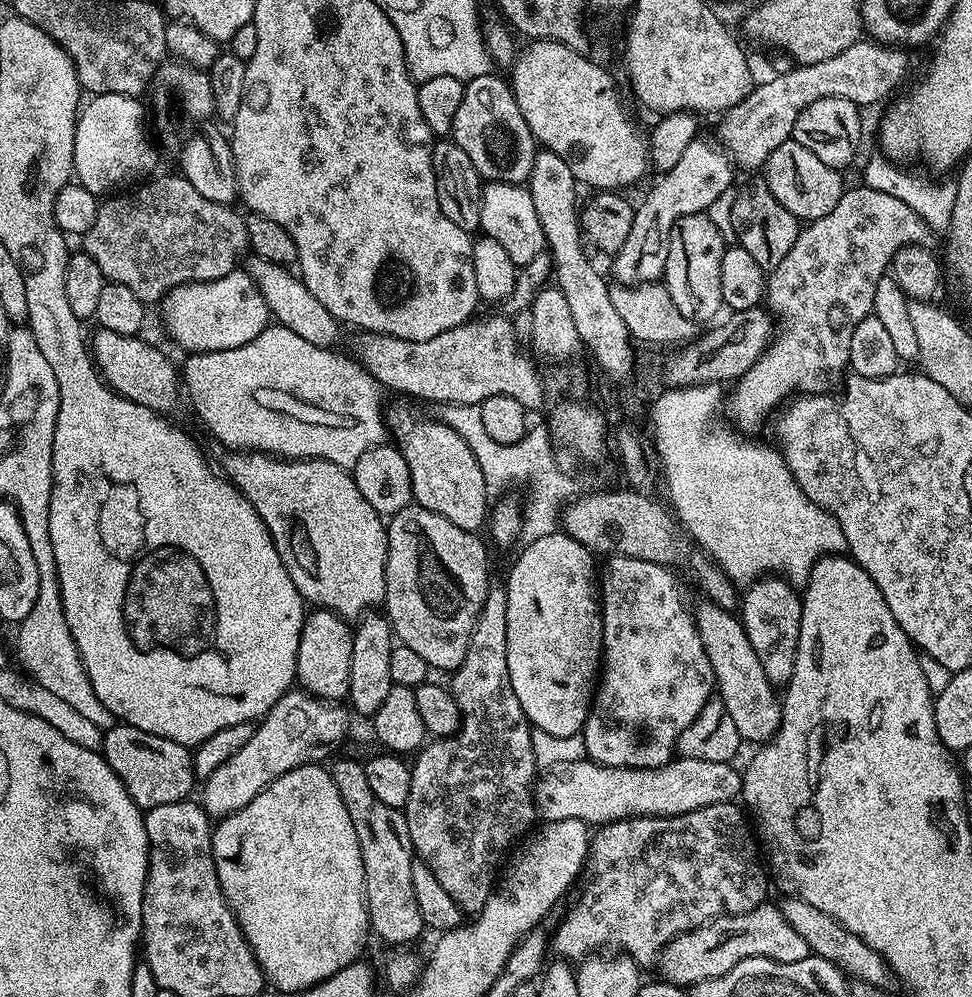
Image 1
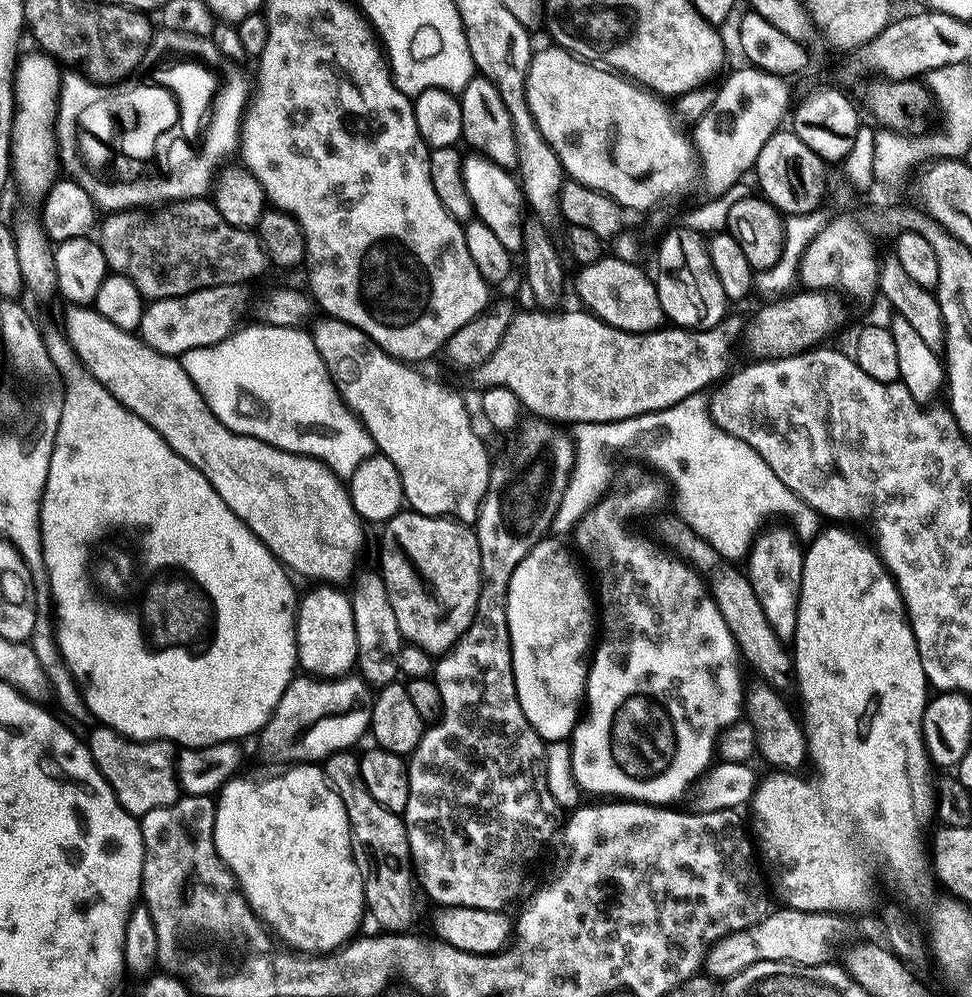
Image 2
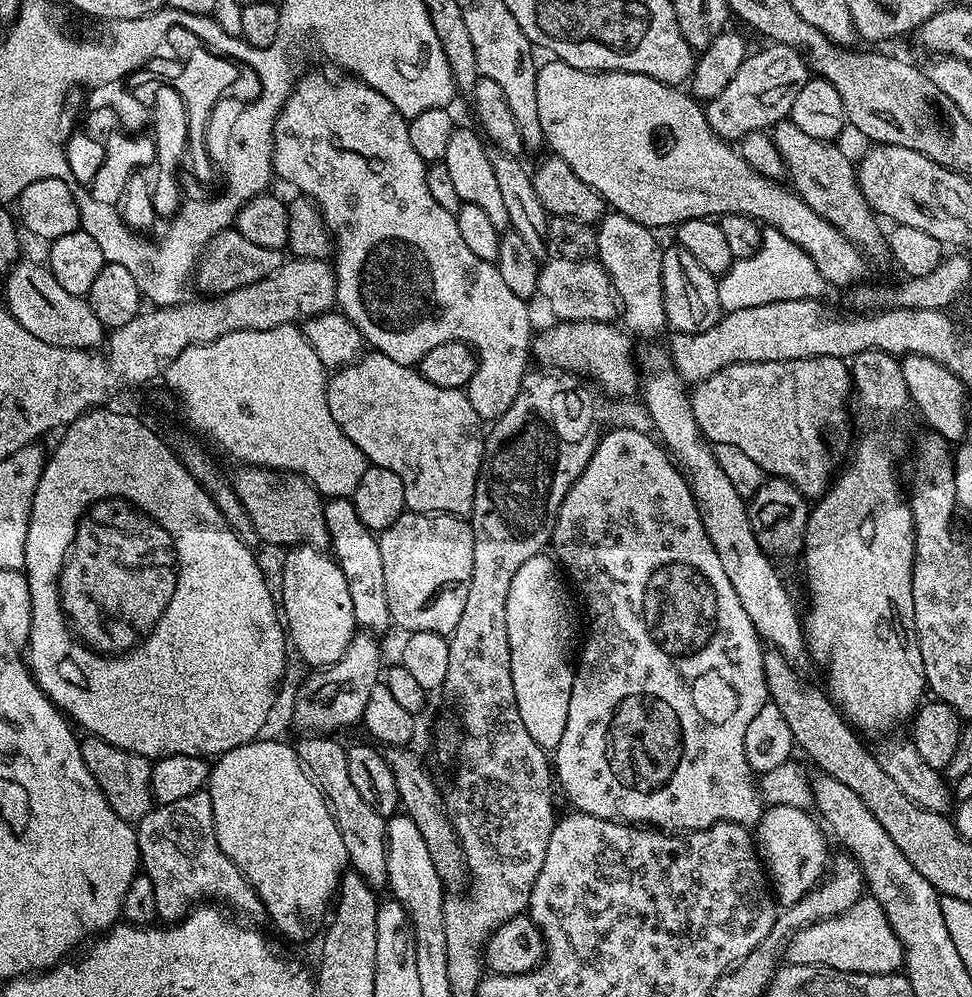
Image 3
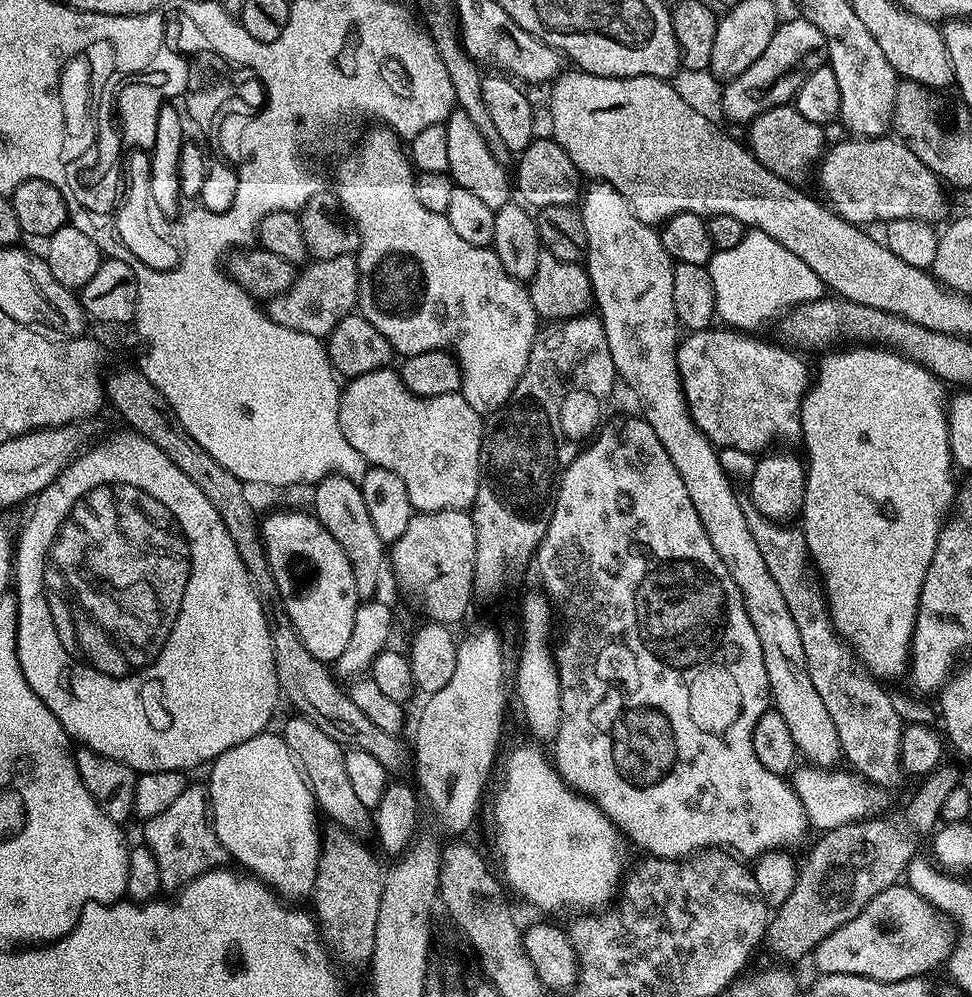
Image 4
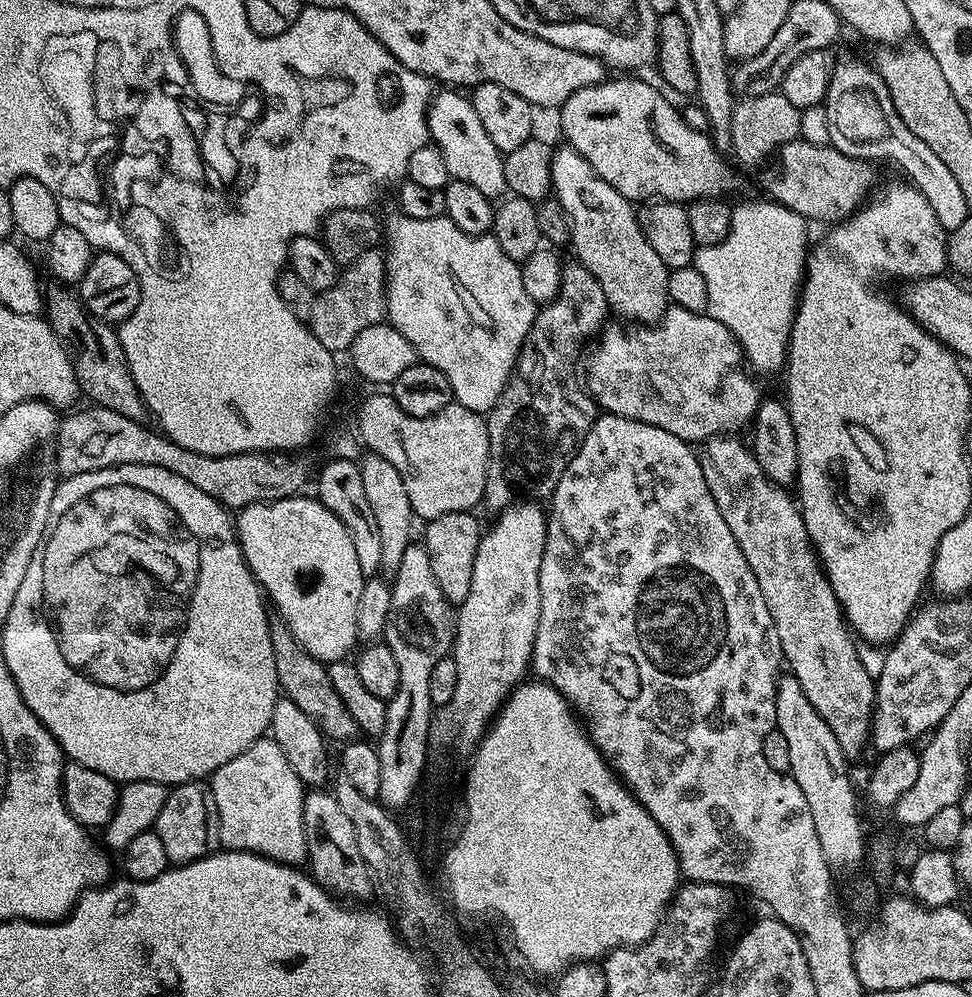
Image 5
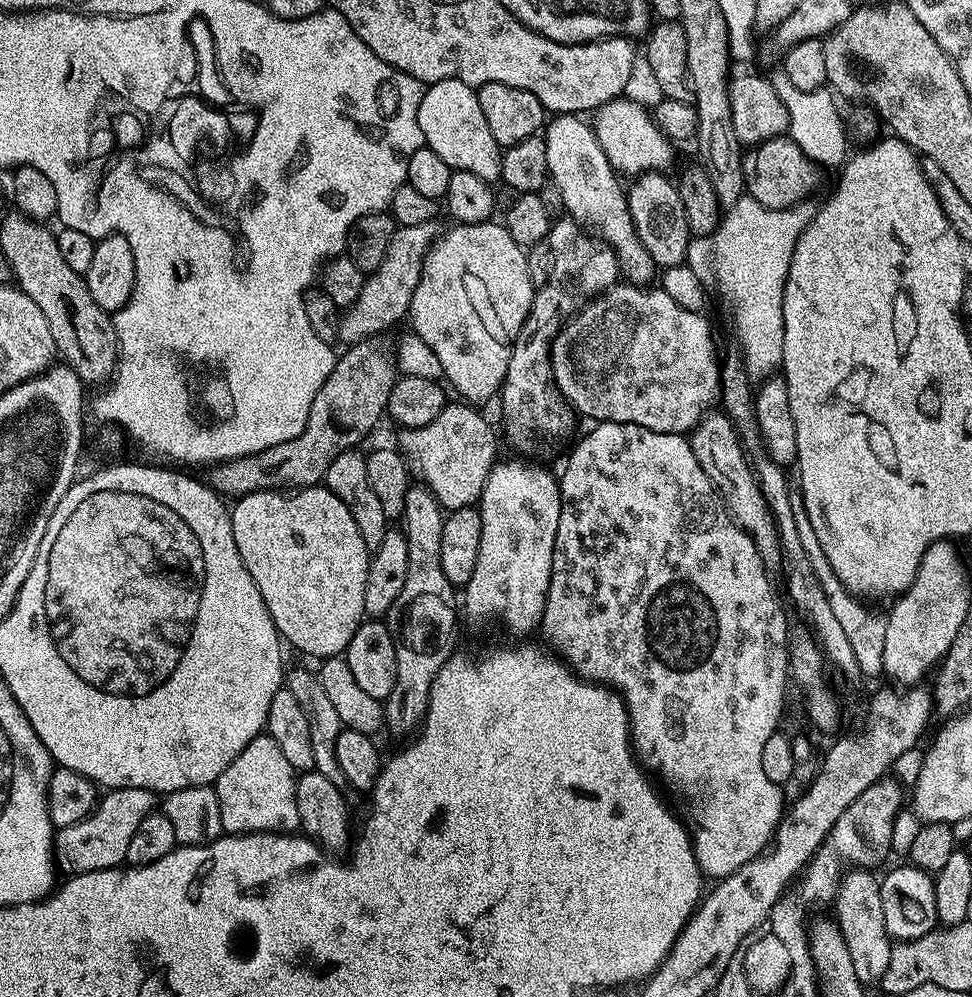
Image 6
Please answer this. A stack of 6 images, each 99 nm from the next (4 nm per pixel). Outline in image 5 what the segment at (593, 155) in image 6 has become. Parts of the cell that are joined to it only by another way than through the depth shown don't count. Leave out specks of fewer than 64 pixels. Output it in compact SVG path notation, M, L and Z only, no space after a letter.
M567 146L557 147L552 154L552 187L555 199L566 210L568 226L570 229L570 248L576 251L575 259L583 264L596 276L596 281L602 286L602 294L606 294L606 302L613 313L616 312L621 321L635 322L640 326L651 326L664 317L670 307L668 299L668 274L669 269L658 258L658 253L650 242L646 242L646 234L640 229L640 218L633 201L628 200L610 182L606 182L578 154L573 148Z

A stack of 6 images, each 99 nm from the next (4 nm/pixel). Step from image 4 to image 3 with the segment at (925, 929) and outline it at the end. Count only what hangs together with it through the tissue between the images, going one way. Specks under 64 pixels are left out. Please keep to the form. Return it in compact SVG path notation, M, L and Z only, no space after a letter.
M864 894L846 911L798 929L788 941L786 960L790 964L822 964L843 972L887 976L903 969L904 947L880 903L871 894Z

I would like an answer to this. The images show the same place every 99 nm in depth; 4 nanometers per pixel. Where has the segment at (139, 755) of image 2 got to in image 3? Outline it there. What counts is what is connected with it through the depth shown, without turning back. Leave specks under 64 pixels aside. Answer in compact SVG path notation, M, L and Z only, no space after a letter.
M85 735L80 740L80 749L82 762L86 762L86 770L94 774L94 782L98 782L102 794L106 794L106 802L110 802L118 818L135 826L142 818L146 818L146 814L150 814L154 801L152 799L153 761L149 757L127 752L102 738L90 735Z

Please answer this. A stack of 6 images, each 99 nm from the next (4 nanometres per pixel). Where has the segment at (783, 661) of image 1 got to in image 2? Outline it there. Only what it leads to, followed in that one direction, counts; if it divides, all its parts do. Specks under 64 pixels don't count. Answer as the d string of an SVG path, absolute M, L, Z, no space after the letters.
M785 526L785 528L768 528L765 527L763 530L757 532L756 539L752 542L752 550L746 557L746 575L748 580L754 586L754 594L758 596L758 602L762 608L762 614L766 616L766 622L770 624L774 630L774 634L778 634L778 638L785 642L795 641L796 638L796 627L798 626L798 602L800 601L800 587L802 586L802 566L804 565L804 548L802 547L801 541L798 539L795 531L791 527Z

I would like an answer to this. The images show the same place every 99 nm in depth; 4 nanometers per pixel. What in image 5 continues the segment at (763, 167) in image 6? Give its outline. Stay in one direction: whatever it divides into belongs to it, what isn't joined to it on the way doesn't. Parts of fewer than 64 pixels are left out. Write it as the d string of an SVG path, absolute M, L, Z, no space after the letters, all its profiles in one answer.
M797 138L783 144L763 169L764 188L768 191L769 201L794 210L809 222L844 222L855 216L873 195L877 185L876 172L872 168L875 167L869 161L850 158L829 143L811 144Z

